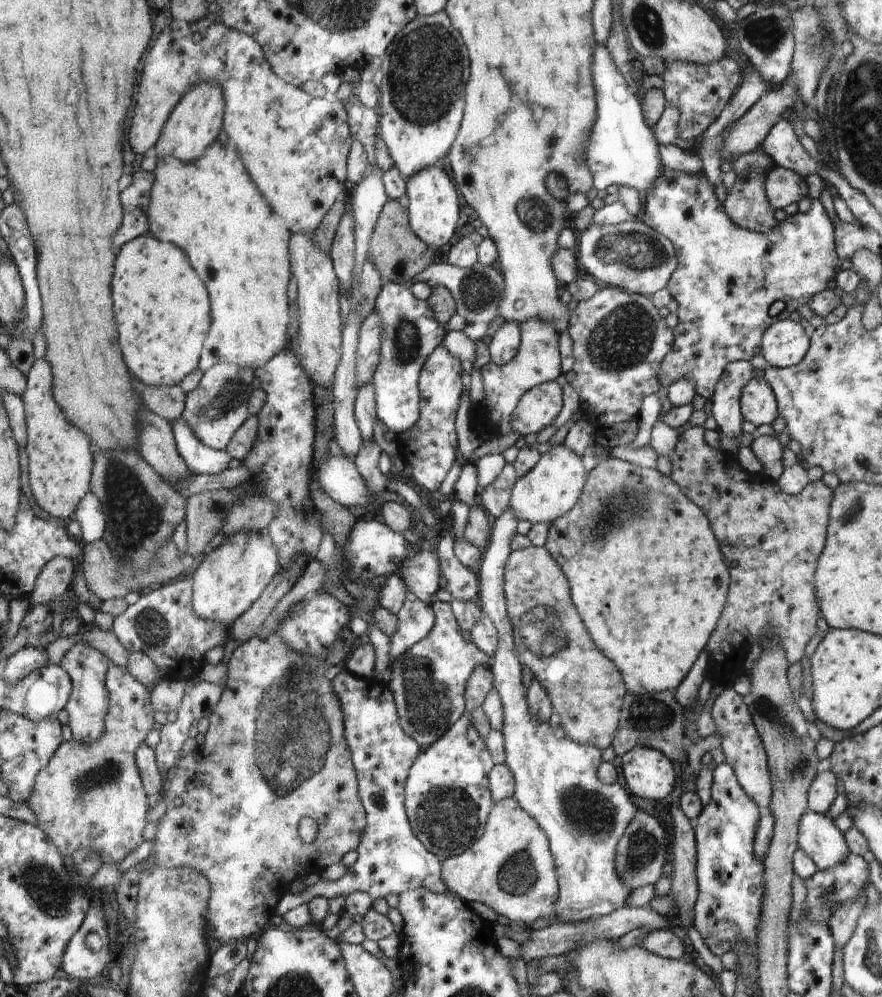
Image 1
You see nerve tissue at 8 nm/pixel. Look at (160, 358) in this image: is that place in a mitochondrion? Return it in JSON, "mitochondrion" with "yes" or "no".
{"mitochondrion":"no"}

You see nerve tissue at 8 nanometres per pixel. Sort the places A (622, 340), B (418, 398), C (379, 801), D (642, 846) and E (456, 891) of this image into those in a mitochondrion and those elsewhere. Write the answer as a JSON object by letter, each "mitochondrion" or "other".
{"A":"mitochondrion","B":"other","C":"other","D":"mitochondrion","E":"other"}

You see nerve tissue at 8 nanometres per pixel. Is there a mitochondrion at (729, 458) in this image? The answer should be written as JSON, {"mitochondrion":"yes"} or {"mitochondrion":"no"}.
{"mitochondrion":"no"}

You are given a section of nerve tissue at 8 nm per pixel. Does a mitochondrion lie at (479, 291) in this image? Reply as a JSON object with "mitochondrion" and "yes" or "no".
{"mitochondrion":"yes"}

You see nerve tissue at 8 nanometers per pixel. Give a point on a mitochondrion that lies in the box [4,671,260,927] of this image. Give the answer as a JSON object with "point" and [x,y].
{"point":[44,885]}

